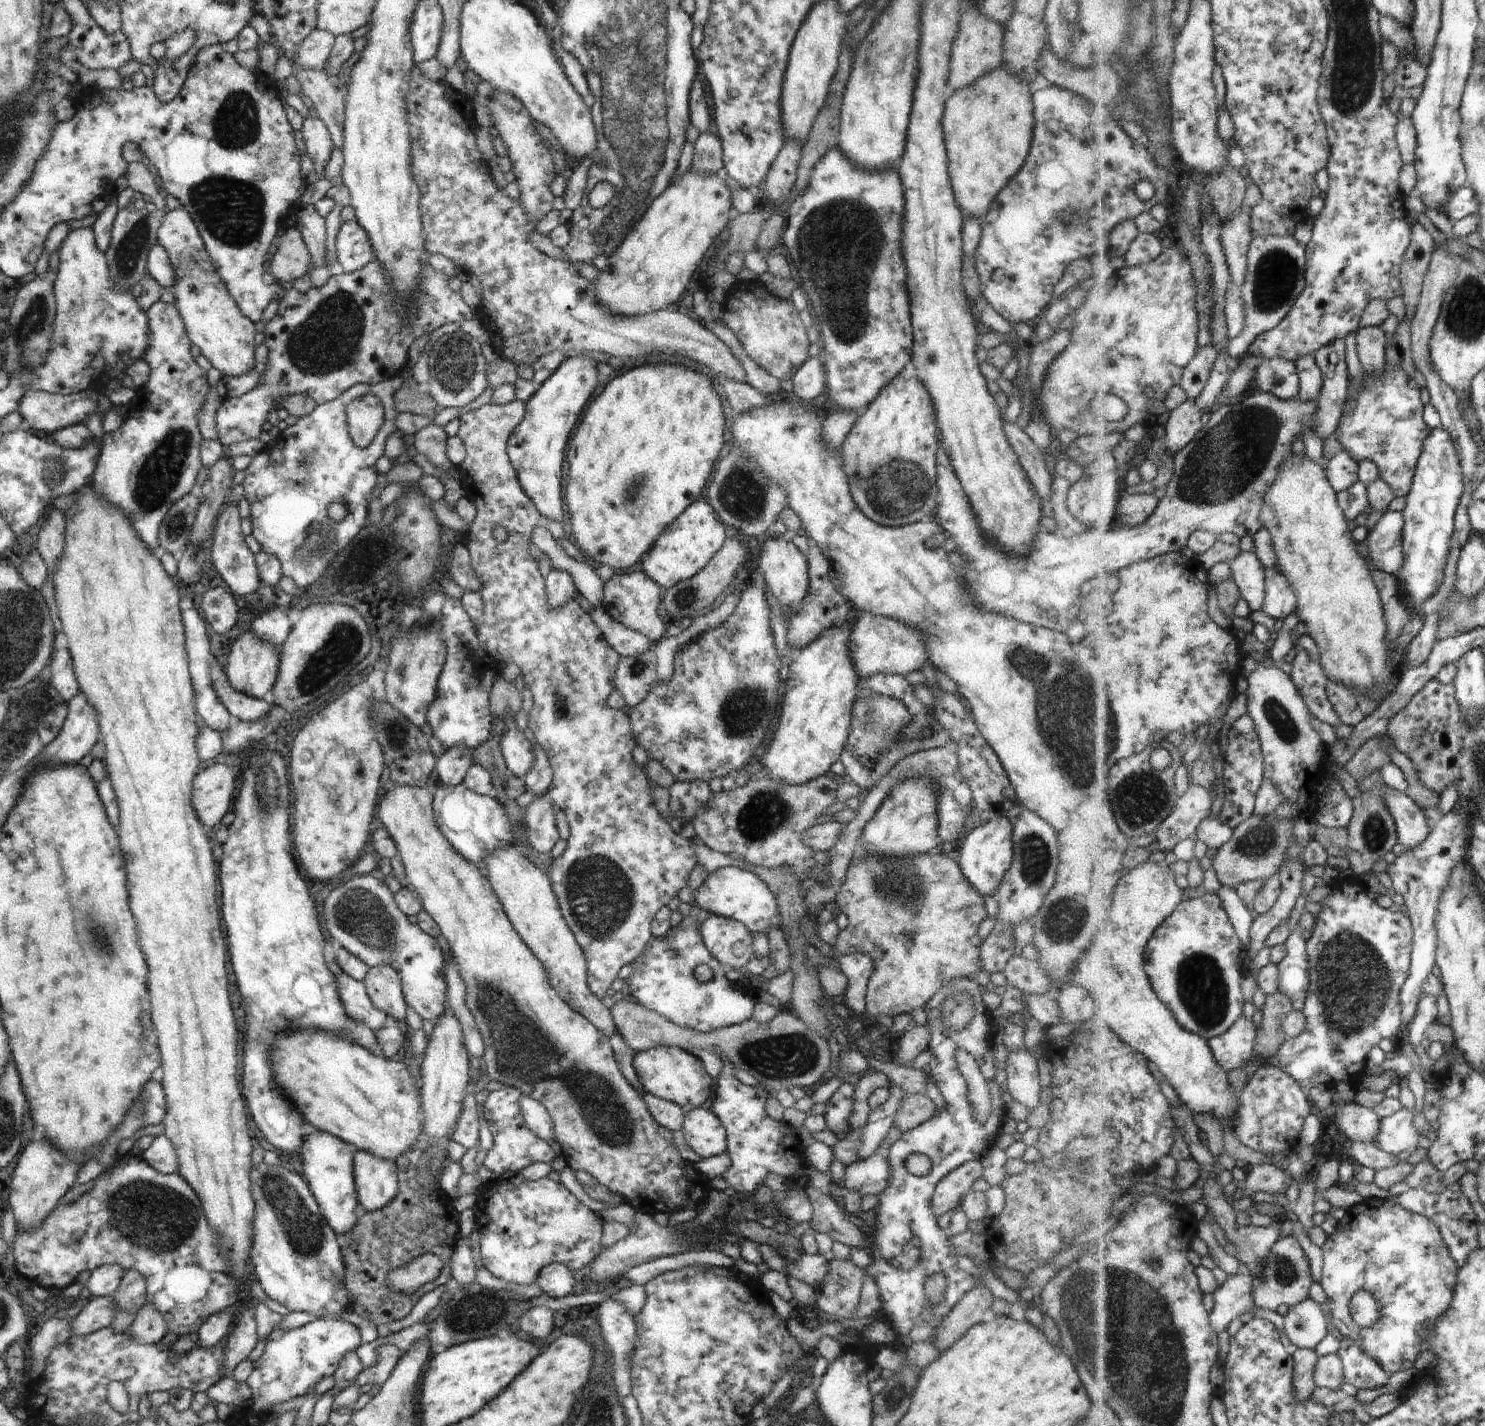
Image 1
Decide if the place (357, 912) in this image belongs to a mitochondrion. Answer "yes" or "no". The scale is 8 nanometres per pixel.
yes

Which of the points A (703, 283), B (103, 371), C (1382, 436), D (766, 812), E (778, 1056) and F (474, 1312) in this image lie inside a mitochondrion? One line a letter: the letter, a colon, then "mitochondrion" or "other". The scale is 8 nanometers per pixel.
A: other
B: other
C: mitochondrion
D: mitochondrion
E: mitochondrion
F: mitochondrion

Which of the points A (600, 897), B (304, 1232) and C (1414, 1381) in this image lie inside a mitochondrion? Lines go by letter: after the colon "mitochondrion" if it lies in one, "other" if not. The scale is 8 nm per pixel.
A: mitochondrion
B: mitochondrion
C: other

